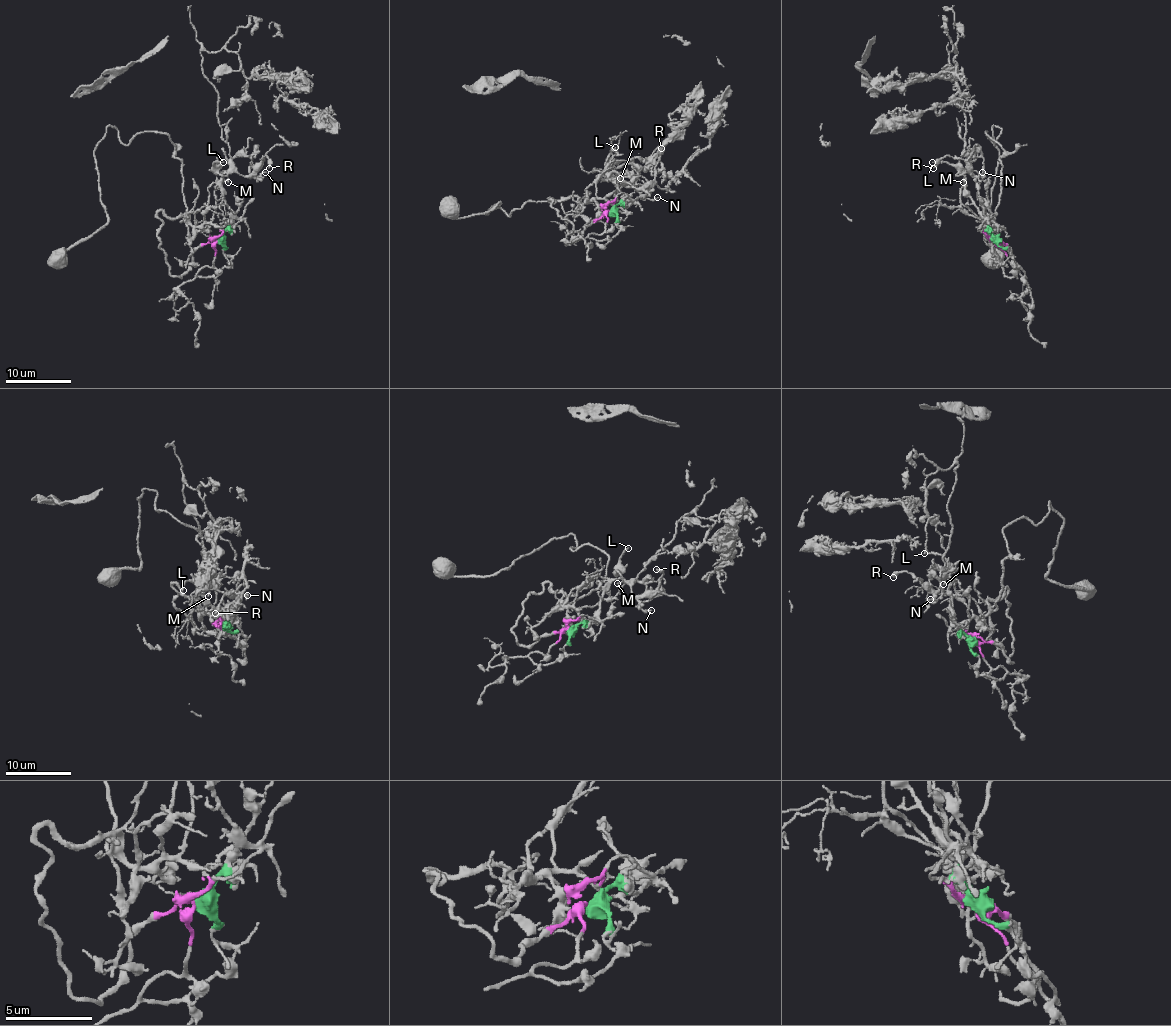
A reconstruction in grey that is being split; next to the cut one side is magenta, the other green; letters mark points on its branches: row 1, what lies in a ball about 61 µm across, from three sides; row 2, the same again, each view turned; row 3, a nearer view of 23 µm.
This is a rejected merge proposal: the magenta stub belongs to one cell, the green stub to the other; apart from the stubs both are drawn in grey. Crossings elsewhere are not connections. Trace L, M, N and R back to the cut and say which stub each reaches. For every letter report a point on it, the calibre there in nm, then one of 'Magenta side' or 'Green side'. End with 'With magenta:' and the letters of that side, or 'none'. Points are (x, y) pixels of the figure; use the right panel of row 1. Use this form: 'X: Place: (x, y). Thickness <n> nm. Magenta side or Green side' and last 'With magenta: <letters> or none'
L: Place: (932, 162). Thickness 170 nm. Green side
M: Place: (963, 182). Thickness 150 nm. Green side
N: Place: (982, 172). Thickness 150 nm. Green side
R: Place: (933, 168). Thickness 280 nm. Green side
With magenta: none

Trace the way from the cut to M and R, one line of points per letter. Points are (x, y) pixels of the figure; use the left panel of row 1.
M: (217, 239), (231, 219), (221, 186), (225, 173), (228, 175), (228, 183)
R: (217, 239), (231, 219), (221, 176), (238, 171), (248, 176), (266, 155), (269, 168)

